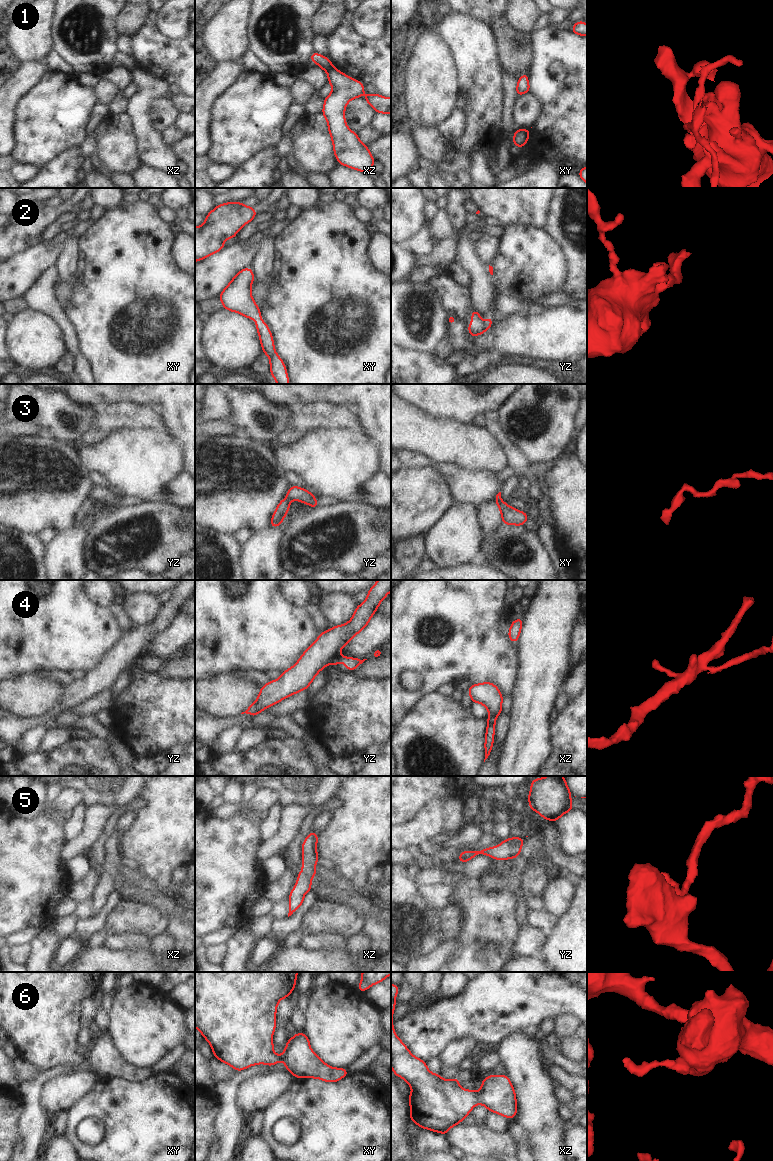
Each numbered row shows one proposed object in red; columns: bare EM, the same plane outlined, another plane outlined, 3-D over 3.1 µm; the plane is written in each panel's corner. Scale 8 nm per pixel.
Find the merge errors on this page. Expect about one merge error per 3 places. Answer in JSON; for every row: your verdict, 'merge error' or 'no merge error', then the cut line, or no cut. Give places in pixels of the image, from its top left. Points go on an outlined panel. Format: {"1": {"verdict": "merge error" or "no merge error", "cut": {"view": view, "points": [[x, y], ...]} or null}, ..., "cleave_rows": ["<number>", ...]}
{"1": {"verdict": "merge error", "cut": {"view": "xz", "points": [[332, 65], [326, 70]]}}, "2": {"verdict": "no merge error", "cut": null}, "3": {"verdict": "no merge error", "cut": null}, "4": {"verdict": "merge error", "cut": {"view": "yz", "points": [[337, 654], [331, 659], [330, 663]]}}, "5": {"verdict": "no merge error", "cut": null}, "6": {"verdict": "no merge error", "cut": null}, "cleave_rows": ["1", "4"]}

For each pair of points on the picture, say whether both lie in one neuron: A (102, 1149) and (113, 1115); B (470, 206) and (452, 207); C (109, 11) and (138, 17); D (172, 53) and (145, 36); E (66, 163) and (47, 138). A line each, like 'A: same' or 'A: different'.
A: same
B: different
C: different
D: same
E: different

